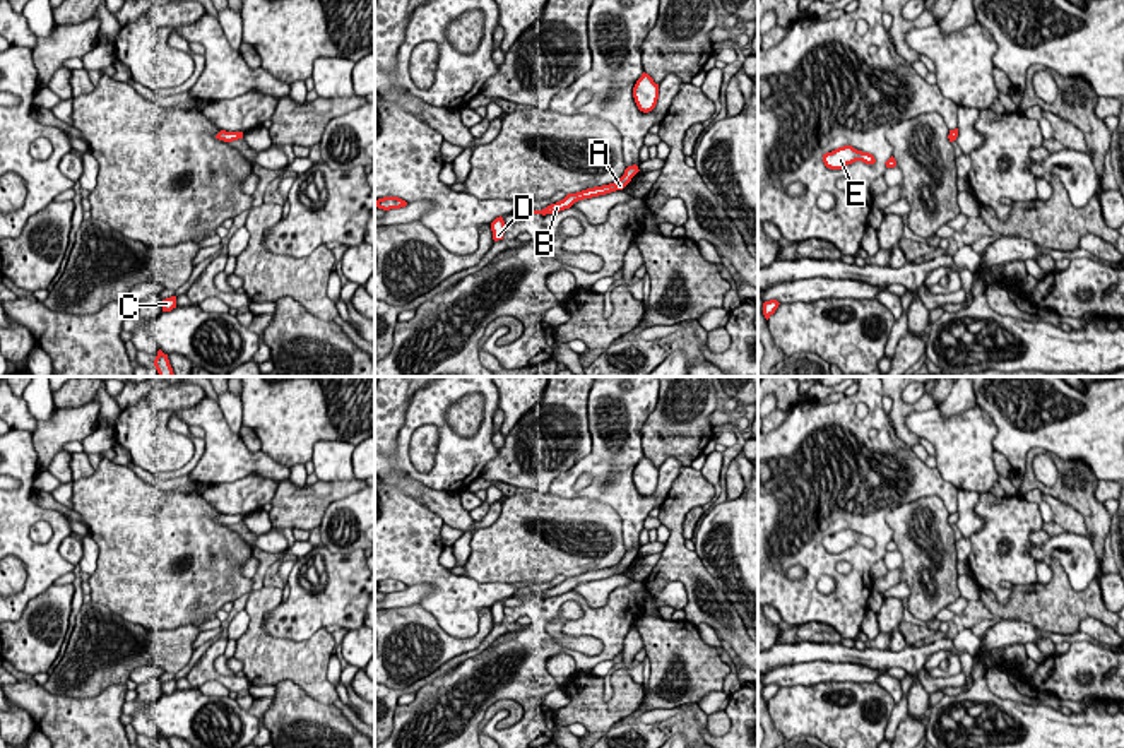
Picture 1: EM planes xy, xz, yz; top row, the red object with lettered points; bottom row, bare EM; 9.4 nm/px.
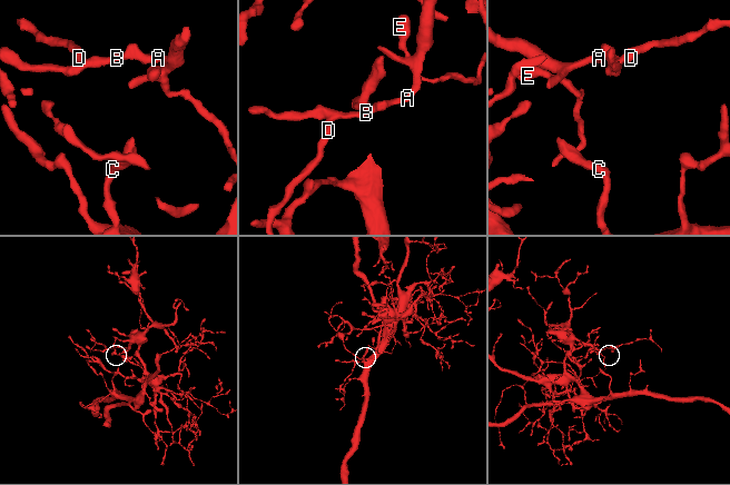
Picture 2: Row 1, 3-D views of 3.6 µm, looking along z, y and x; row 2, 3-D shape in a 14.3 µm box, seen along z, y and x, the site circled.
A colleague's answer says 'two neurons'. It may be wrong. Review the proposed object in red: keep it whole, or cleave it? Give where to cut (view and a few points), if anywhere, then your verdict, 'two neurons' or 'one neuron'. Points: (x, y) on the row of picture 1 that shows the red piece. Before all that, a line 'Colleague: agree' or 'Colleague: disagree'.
Colleague: disagree
no cut | one neuron

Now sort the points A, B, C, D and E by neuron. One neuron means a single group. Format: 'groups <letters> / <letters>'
groups A B C D E

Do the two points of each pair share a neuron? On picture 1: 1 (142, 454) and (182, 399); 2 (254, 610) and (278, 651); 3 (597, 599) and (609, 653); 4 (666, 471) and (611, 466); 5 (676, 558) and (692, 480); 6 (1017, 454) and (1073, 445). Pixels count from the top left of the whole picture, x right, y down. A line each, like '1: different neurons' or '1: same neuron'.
1: same neuron
2: same neuron
3: different neurons
4: same neuron
5: same neuron
6: same neuron

